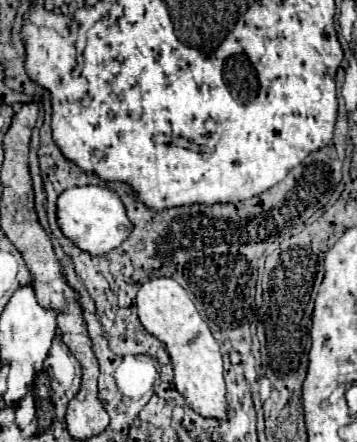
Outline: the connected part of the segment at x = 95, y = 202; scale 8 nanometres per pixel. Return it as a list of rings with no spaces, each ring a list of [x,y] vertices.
[[[88,184],[64,190],[58,196],[58,224],[62,232],[76,242],[76,246],[88,254],[100,256],[120,246],[132,232],[132,222],[126,216],[126,206],[122,198],[108,186]]]

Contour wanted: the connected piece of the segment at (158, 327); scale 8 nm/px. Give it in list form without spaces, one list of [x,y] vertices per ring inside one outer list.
[[[172,278],[148,280],[136,296],[138,318],[142,326],[166,344],[174,364],[174,386],[184,396],[186,404],[204,418],[228,420],[228,400],[224,384],[222,354],[208,324],[200,318],[186,290]]]

